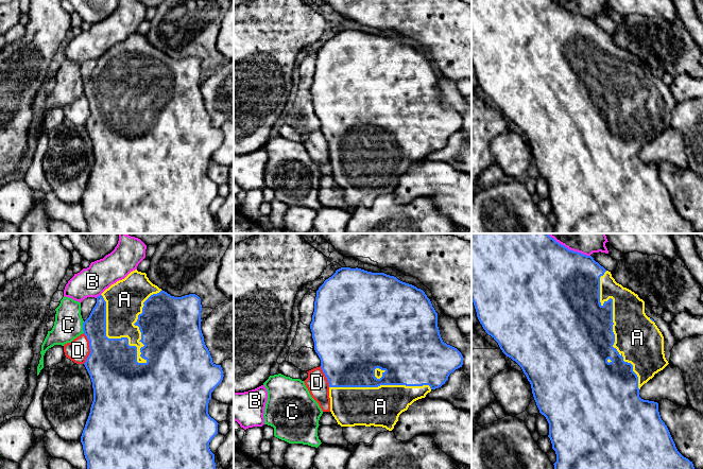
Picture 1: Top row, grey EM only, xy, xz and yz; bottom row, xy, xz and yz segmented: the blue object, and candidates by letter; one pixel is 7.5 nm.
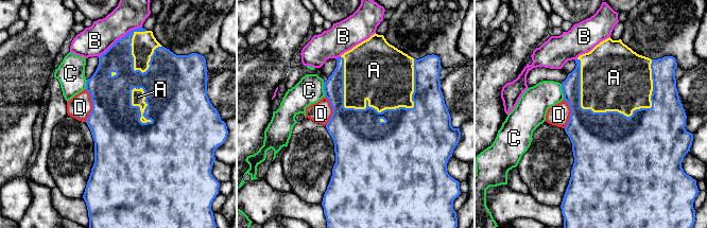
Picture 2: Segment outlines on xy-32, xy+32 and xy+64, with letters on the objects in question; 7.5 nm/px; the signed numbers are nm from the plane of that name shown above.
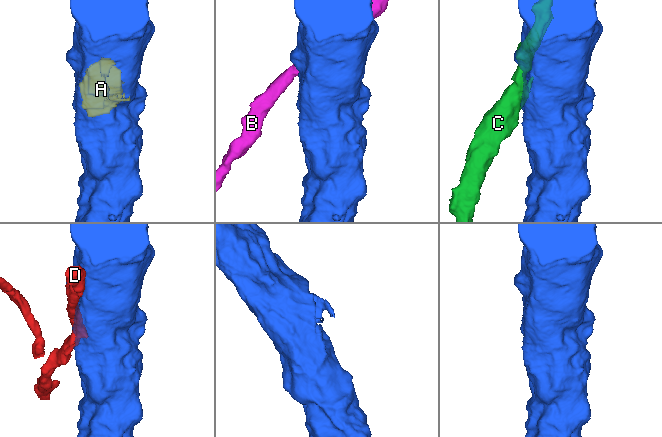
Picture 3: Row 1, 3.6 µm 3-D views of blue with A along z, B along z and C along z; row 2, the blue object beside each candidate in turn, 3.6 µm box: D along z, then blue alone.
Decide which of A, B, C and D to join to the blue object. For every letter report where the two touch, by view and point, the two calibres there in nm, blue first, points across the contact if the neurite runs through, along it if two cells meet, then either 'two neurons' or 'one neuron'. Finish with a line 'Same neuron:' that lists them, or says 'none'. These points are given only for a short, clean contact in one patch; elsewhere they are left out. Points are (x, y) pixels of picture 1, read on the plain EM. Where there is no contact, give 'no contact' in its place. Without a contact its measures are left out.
A: xy (137, 87) | 460/280 nm | one neuron
B: yz (571, 13) | 500/130 nm | two neurons
C: xy (83, 89) | 220/220 nm | two neurons
D: xy (89, 109) | 380/170 nm | two neurons
Same neuron: A

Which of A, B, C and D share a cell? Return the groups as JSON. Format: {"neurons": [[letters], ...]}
{"neurons": [["A"], ["B"], ["C"], ["D"]]}

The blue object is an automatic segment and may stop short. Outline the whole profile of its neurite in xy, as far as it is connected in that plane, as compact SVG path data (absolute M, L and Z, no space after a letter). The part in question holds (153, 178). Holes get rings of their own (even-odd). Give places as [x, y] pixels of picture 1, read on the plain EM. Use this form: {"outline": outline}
{"outline": "M137 32L117 44L97 59L97 66L89 80L83 85L83 93L89 103L90 116L84 125L93 151L93 163L81 198L86 233L216 233L215 216L209 205L218 196L218 185L208 176L211 155L223 142L221 127L216 127L205 107L201 92L201 60L195 56L174 59L153 47L145 35Z"}

